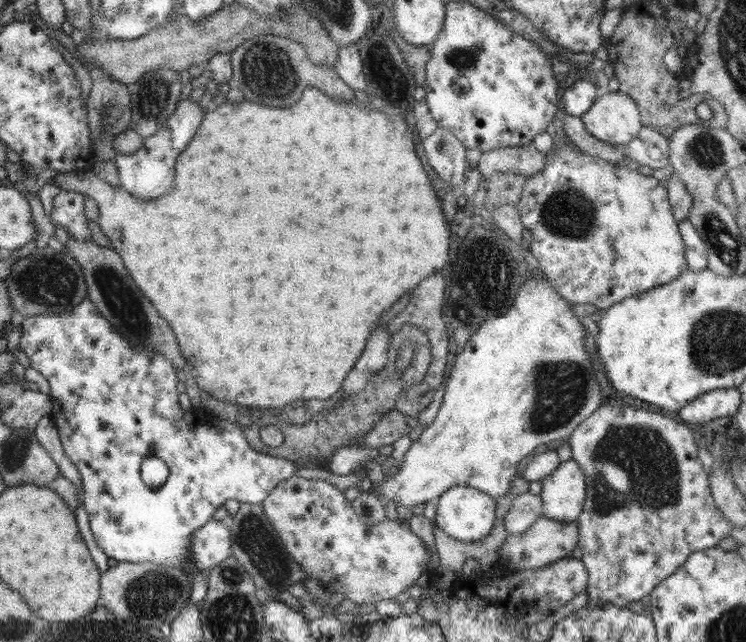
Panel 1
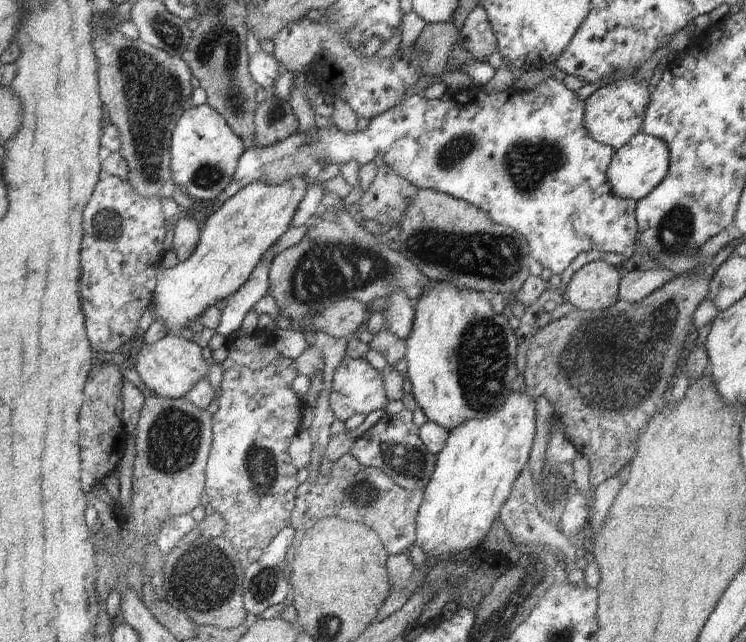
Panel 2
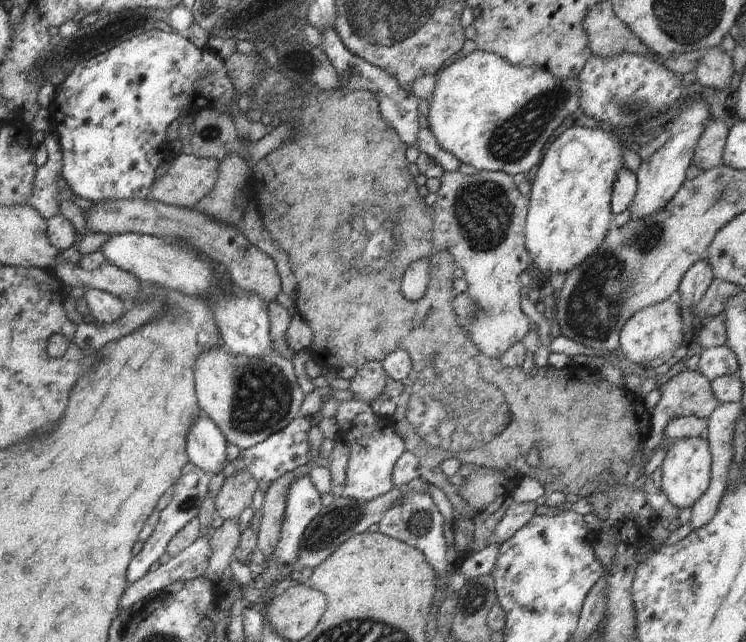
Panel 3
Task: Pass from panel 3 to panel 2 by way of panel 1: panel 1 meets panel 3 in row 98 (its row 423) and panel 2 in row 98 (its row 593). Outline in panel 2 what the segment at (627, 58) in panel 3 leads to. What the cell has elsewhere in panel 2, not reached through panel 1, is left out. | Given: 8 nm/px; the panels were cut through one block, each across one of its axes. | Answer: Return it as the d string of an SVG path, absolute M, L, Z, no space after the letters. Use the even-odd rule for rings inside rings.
M631 77L617 79L598 88L594 95L585 100L583 126L589 136L599 144L610 146L618 151L624 144L634 139L641 132L646 108L651 100L654 88L646 80Z

